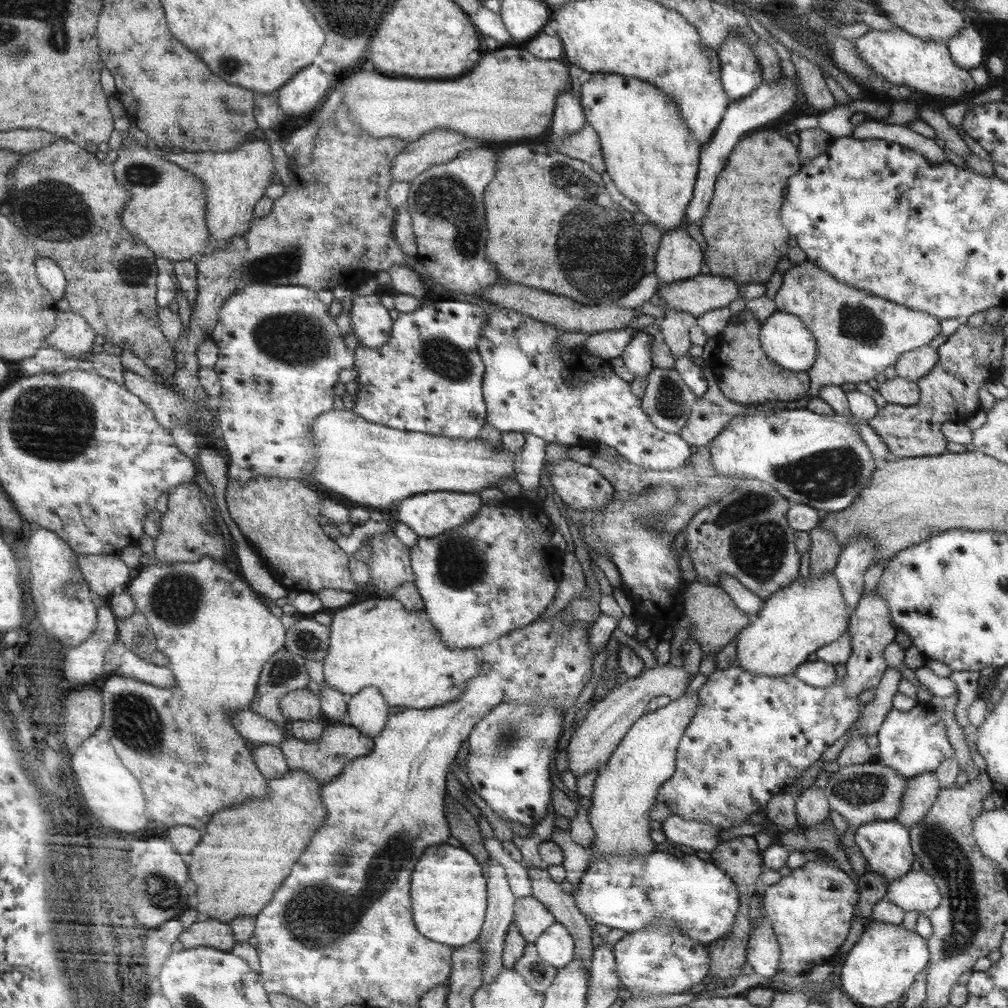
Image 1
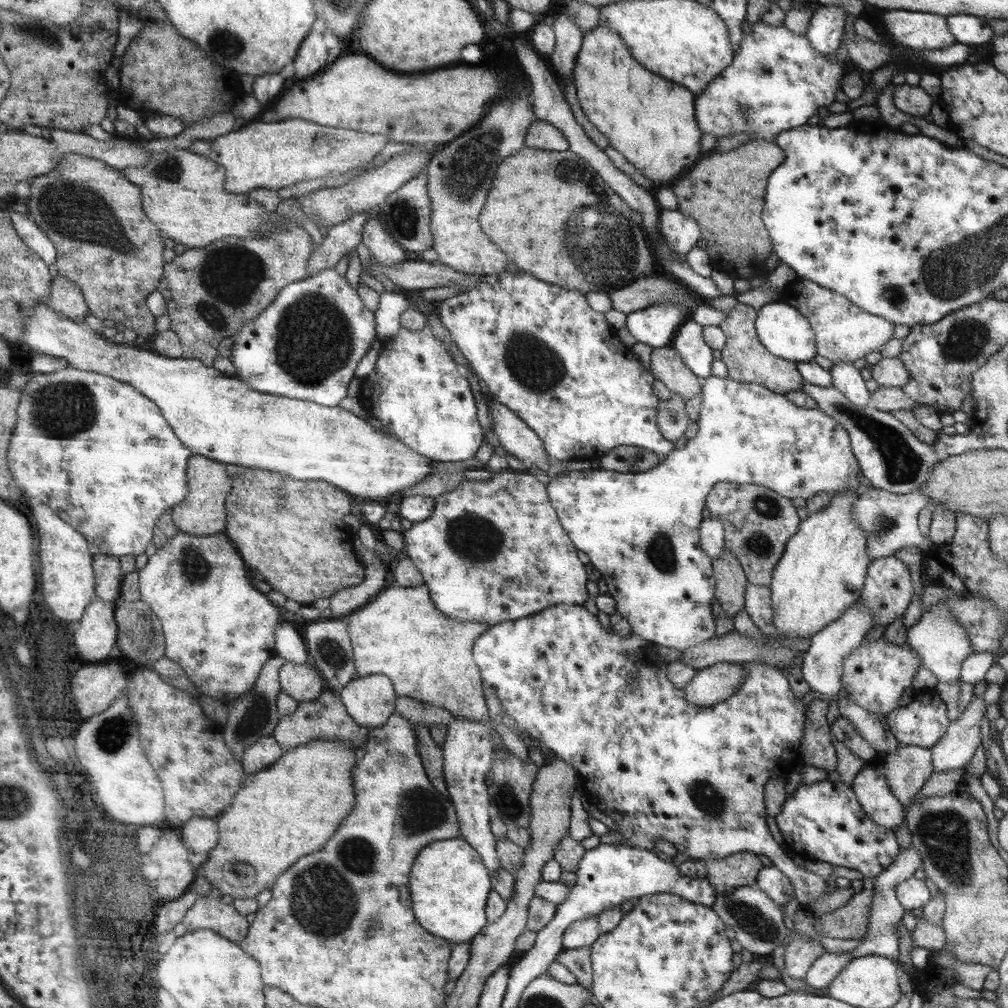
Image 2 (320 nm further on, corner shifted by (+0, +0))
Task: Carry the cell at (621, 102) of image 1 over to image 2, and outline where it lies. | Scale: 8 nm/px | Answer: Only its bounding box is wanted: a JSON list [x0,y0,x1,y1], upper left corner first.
[573,23,706,188]

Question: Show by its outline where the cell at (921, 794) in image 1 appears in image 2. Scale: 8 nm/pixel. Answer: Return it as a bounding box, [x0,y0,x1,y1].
[932,694,985,772]

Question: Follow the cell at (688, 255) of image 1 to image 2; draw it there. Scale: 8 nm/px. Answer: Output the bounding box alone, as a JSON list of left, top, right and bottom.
[659,209,701,255]

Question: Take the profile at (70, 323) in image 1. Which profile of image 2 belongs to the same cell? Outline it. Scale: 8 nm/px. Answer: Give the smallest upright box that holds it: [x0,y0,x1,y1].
[45,274,89,321]

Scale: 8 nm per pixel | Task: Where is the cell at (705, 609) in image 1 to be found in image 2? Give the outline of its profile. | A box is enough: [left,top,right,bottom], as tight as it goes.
[713,548,747,618]

